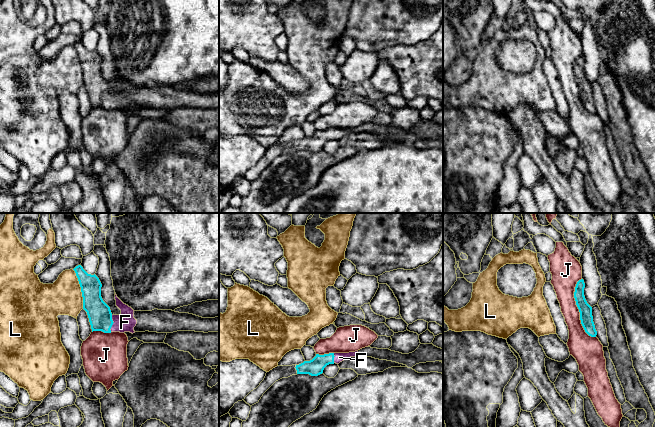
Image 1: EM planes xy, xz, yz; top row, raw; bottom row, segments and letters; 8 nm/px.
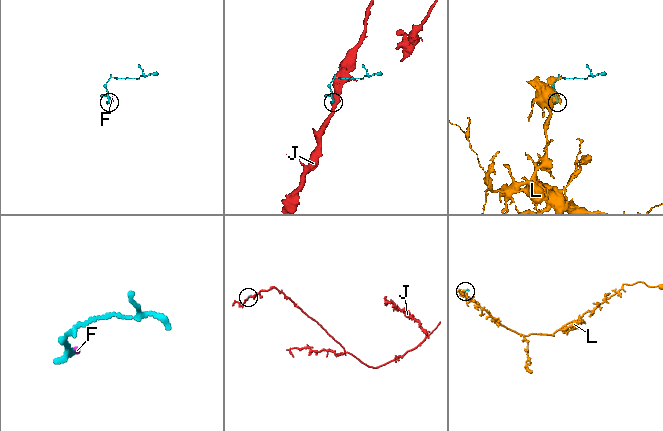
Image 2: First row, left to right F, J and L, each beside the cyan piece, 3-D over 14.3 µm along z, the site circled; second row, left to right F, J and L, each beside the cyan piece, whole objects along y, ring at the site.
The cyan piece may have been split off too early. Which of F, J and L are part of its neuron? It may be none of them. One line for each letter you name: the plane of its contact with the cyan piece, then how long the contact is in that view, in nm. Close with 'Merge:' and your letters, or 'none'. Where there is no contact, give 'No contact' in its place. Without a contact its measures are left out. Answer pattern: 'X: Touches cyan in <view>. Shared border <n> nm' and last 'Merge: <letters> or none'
F: Touches cyan in xy. Shared border 140 nm
Merge: F

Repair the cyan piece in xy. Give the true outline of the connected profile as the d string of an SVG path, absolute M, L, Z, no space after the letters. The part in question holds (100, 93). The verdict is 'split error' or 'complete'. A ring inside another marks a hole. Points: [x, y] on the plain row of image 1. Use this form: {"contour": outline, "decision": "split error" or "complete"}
{"contour": "M81 41L73 45L78 54L82 73L83 85L87 88L89 98L93 107L102 107L104 109L111 108L157 108L157 109L173 109L177 107L195 107L195 108L219 108L219 92L215 94L202 94L189 89L179 89L172 86L152 87L134 87L131 83L124 80L115 69L116 82L121 86L120 91L111 89L110 83L103 77L101 73L102 60L99 54L94 50L88 50Z", "decision": "split error"}

